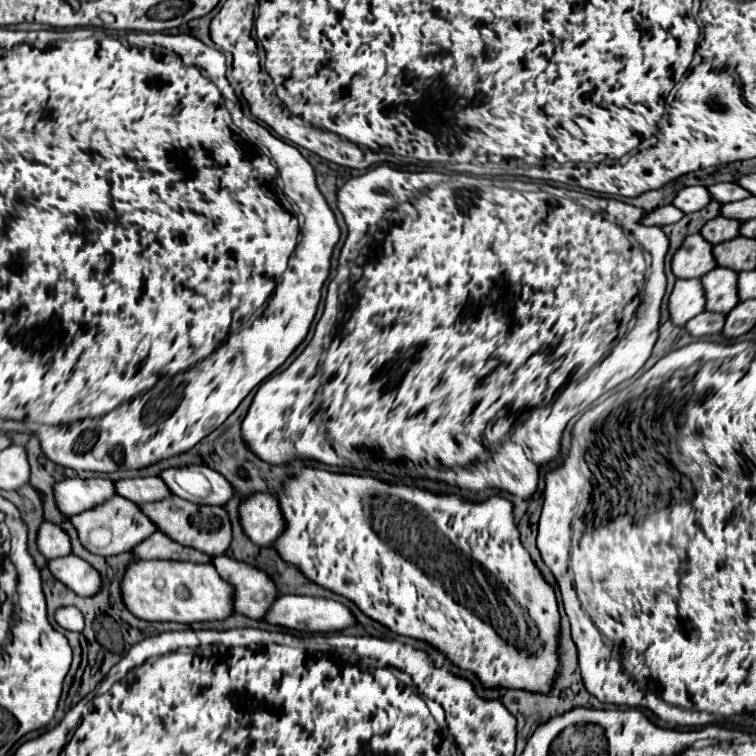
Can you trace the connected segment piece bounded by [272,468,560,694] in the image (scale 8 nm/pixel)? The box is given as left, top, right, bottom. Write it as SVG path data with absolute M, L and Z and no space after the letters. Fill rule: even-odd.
M302 468L300 474L294 474L282 482L282 488L278 492L278 504L280 504L280 512L284 512L284 526L286 528L272 542L272 548L278 552L278 556L286 564L294 564L296 568L300 568L300 572L304 572L304 576L308 576L308 580L312 580L314 584L318 584L338 596L352 600L362 610L362 614L380 622L390 632L432 644L438 652L442 652L446 656L446 660L450 664L454 664L462 670L474 672L484 688L508 688L508 690L540 692L540 694L548 694L552 690L552 684L556 682L556 672L560 666L558 604L556 604L556 596L554 596L552 586L544 580L542 572L536 568L530 554L524 550L524 546L520 542L520 532L514 524L514 514L512 514L514 504L510 500L506 500L502 496L490 496L484 502L470 502L470 500L460 498L456 494L436 494L436 492L428 492L428 490L414 488L414 486L382 482L372 476L336 474L336 472L322 470L322 468ZM510 598L514 598L516 604L520 604L520 608L524 608L524 612L528 612L528 616L532 616L532 620L536 620L536 626L540 632L540 648L536 648L536 650L532 648L532 652L528 652L528 648L524 648L522 644L512 644L512 640L504 640L504 636L500 636L500 632L496 632L496 620L500 620L502 610L510 610Z

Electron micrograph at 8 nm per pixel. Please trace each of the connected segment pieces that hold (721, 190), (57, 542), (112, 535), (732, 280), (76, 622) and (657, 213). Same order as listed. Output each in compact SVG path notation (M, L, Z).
M714 184L708 188L710 196L716 198L720 204L728 204L728 202L736 202L736 200L744 200L748 198L750 194L740 188L738 184Z
M44 522L40 524L40 532L36 538L38 550L44 558L60 558L60 556L68 556L70 554L70 538L68 534L58 528L52 522Z
M112 496L110 500L86 510L86 512L80 512L80 514L72 516L70 520L78 532L80 542L92 554L98 554L98 556L116 556L120 552L128 552L136 544L140 544L144 538L148 538L152 532L156 532L156 526L140 512L140 508L134 502L120 498L120 496Z
M720 266L702 278L708 312L728 314L740 302L736 290L736 278L738 278L736 272Z
M64 606L64 608L56 610L54 620L56 620L64 630L72 630L72 632L82 632L82 630L84 630L82 612L80 612L76 606Z
M670 204L670 206L656 208L654 212L648 212L648 214L644 216L644 220L640 220L640 224L644 224L644 226L666 226L666 224L672 224L672 222L680 220L682 216L684 216L684 214Z

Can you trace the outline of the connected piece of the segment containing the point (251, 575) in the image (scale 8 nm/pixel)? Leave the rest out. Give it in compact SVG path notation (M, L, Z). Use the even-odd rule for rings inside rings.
M216 556L212 558L212 564L220 578L232 584L236 592L232 604L234 612L260 620L270 608L272 600L278 598L274 582L262 570L228 556Z

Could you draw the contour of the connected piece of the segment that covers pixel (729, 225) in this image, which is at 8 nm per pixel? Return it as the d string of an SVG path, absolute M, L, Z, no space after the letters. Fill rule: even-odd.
M716 216L716 218L708 220L708 224L704 224L700 234L706 242L710 242L714 246L714 244L736 238L740 234L740 222L724 218L724 216Z

